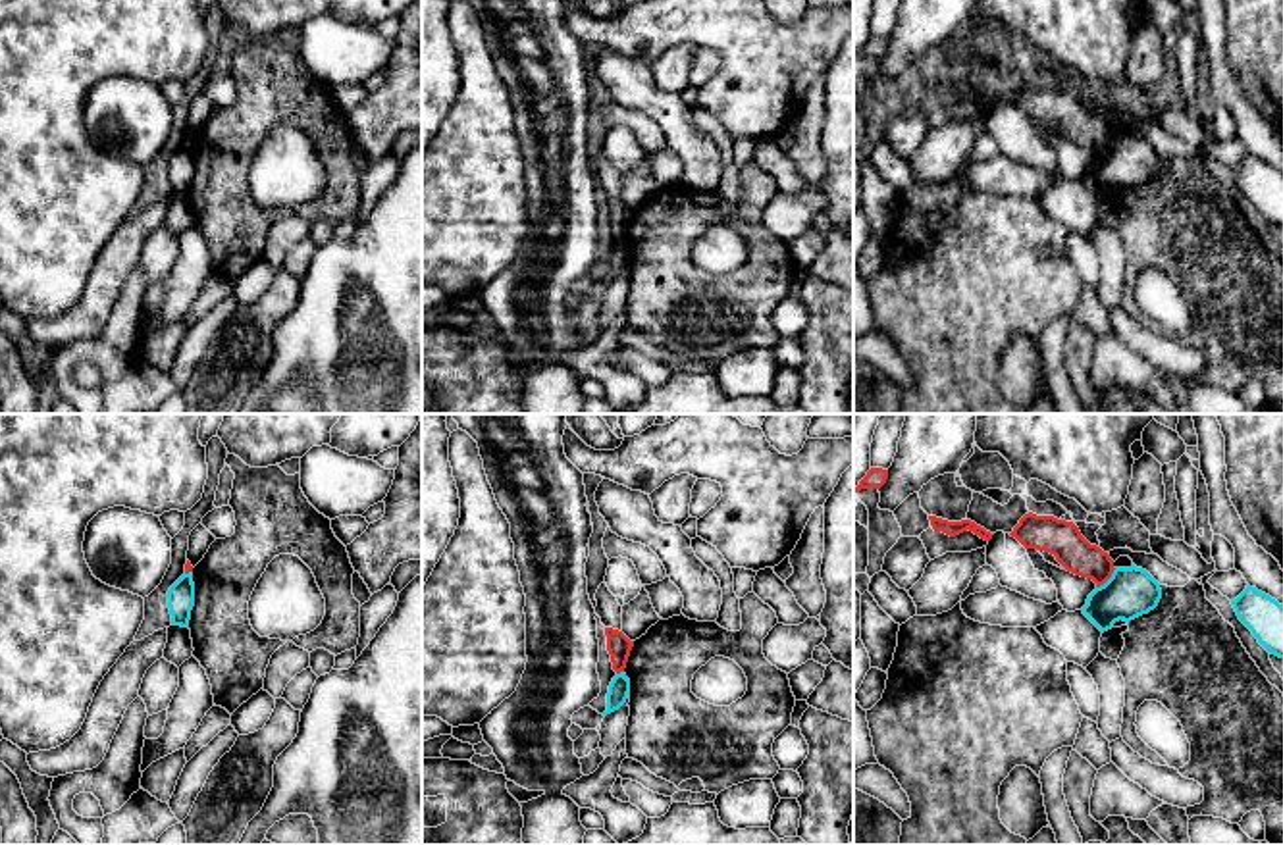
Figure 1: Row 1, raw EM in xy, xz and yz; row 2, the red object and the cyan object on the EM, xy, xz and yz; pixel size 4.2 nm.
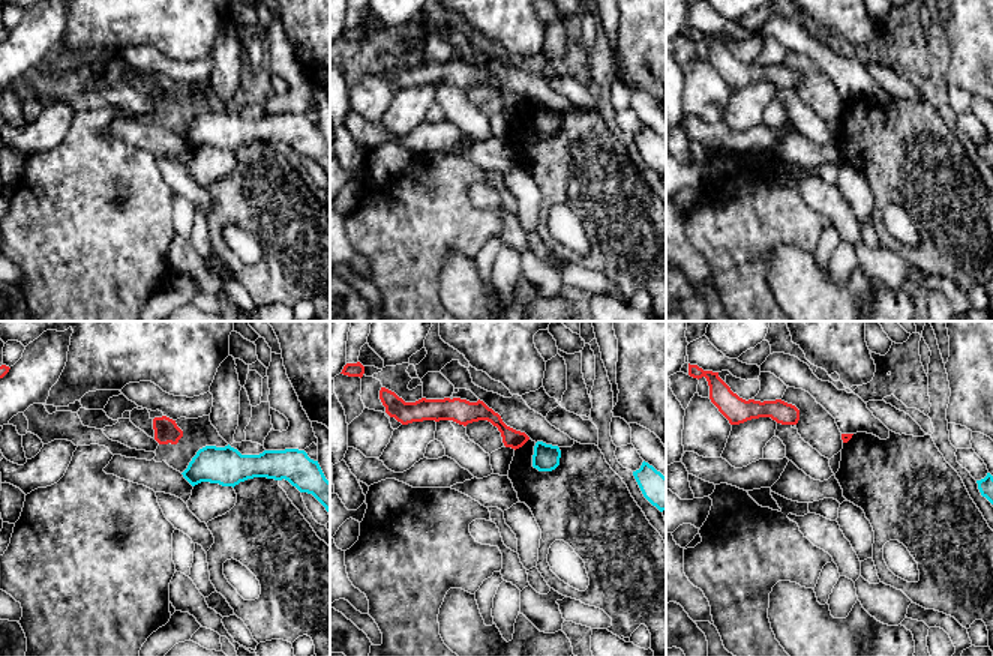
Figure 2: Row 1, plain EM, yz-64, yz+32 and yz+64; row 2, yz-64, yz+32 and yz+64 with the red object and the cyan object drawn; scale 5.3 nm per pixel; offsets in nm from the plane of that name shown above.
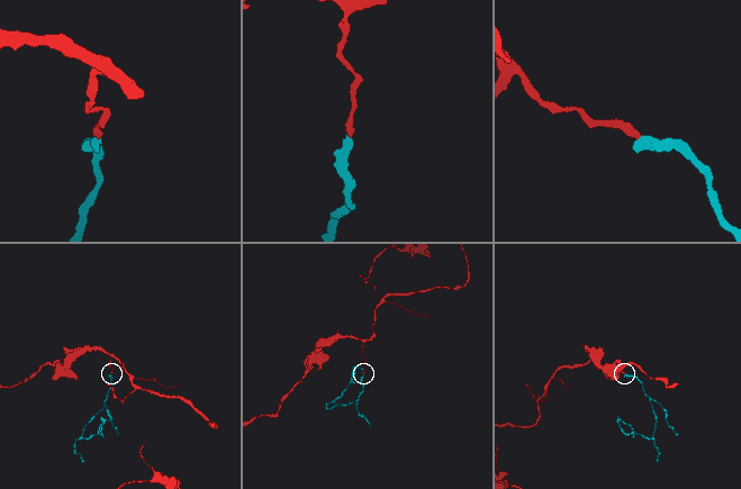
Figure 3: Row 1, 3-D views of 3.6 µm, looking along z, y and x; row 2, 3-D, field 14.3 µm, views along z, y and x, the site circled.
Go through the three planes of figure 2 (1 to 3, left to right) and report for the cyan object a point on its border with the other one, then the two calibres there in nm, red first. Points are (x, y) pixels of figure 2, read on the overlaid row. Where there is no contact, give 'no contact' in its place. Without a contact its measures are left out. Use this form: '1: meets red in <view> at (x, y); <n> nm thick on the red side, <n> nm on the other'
1: no contact
2: no contact
3: no contact

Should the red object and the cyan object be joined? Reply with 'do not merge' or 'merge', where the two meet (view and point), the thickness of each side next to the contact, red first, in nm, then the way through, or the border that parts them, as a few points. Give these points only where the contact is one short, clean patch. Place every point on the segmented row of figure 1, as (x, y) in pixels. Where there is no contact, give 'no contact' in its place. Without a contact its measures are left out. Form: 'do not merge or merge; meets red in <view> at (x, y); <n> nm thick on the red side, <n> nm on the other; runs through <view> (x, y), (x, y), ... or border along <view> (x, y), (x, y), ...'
do not merge; meets red in yz at (1106, 580); 150 nm thick on the red side, 200 nm on the other; border along yz (1116, 568), (1097, 588)

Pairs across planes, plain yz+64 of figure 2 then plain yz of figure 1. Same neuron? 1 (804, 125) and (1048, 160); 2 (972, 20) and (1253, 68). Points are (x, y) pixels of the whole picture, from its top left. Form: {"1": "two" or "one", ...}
{"1": "one", "2": "one"}

